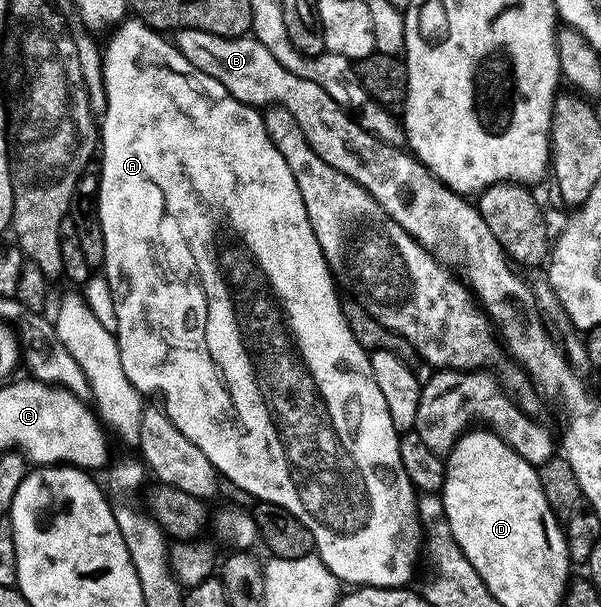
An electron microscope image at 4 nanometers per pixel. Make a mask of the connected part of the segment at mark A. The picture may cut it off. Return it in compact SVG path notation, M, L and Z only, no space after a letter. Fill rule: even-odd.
M128 18L123 21L111 33L112 41L108 44L108 49L105 47L102 52L102 77L104 76L104 124L99 125L98 128L98 144L102 149L102 156L104 152L104 161L98 165L98 171L100 174L100 190L98 193L98 201L100 200L100 213L98 213L98 219L100 225L102 226L102 234L104 235L104 262L102 265L103 275L108 277L108 285L112 291L112 297L114 298L114 310L116 311L116 326L114 330L132 330L132 332L114 332L116 342L120 345L120 357L123 360L123 369L126 370L127 377L130 378L130 382L134 385L137 390L145 390L144 388L160 388L160 392L164 395L164 401L162 401L162 407L165 412L168 413L169 418L178 426L178 430L182 430L182 434L186 434L186 438L190 438L190 442L194 446L198 446L198 450L202 450L202 454L206 454L208 461L212 463L215 462L216 458L224 458L224 452L230 454L230 450L236 450L242 448L240 444L240 438L246 436L246 426L244 426L244 416L240 414L240 406L236 404L236 396L234 396L234 390L232 386L236 386L236 382L230 380L230 376L226 374L226 368L224 368L224 362L222 358L218 356L218 342L212 342L212 338L232 338L232 350L240 354L240 362L246 364L246 370L250 372L250 380L252 380L252 386L254 390L258 392L258 398L260 398L260 406L262 406L262 420L266 420L266 424L270 426L270 434L274 436L274 448L276 448L276 458L274 458L274 466L276 472L282 472L282 474L276 474L276 476L286 476L286 482L290 482L292 486L292 492L294 492L294 502L296 506L290 509L290 514L294 514L294 518L298 518L306 526L306 530L310 530L310 534L314 534L314 542L316 543L314 552L315 555L320 557L320 561L325 564L329 570L336 576L337 580L343 582L348 586L367 586L369 589L375 590L377 588L403 588L405 586L411 585L412 575L416 572L416 563L421 563L422 560L422 519L420 517L420 505L418 503L418 493L416 487L410 482L410 478L406 474L406 470L402 466L402 454L400 453L400 438L401 433L397 432L394 422L390 422L390 410L386 410L386 398L382 398L382 390L378 390L378 382L374 382L372 377L372 362L369 353L365 352L362 346L358 346L358 342L354 342L354 334L350 334L350 326L346 322L344 317L344 312L342 309L342 300L339 300L336 292L338 293L338 284L334 279L331 270L328 268L328 263L326 258L322 254L322 250L318 246L318 238L314 234L314 230L310 226L310 218L306 214L306 206L302 202L302 194L298 190L298 182L294 182L294 174L290 174L290 166L286 166L286 158L282 158L282 154L274 146L274 142L268 137L268 132L264 129L264 117L253 105L244 104L241 100L234 99L233 96L228 95L226 86L222 86L222 82L218 82L214 78L210 78L210 74L206 74L202 70L198 70L194 65L189 64L187 58L184 57L184 53L176 47L175 43L171 39L163 40L161 33L157 29L148 27L147 24L142 20L137 20L135 18ZM160 284L166 284L168 292L168 298L174 300L172 304L168 304L162 312L162 316L150 316L146 314L146 332L144 332L144 338L140 338L140 330L142 328L136 328L136 324L140 324L140 318L138 314L142 312L142 306L148 304L150 300L150 292L152 290L158 290L162 292L158 286Z

